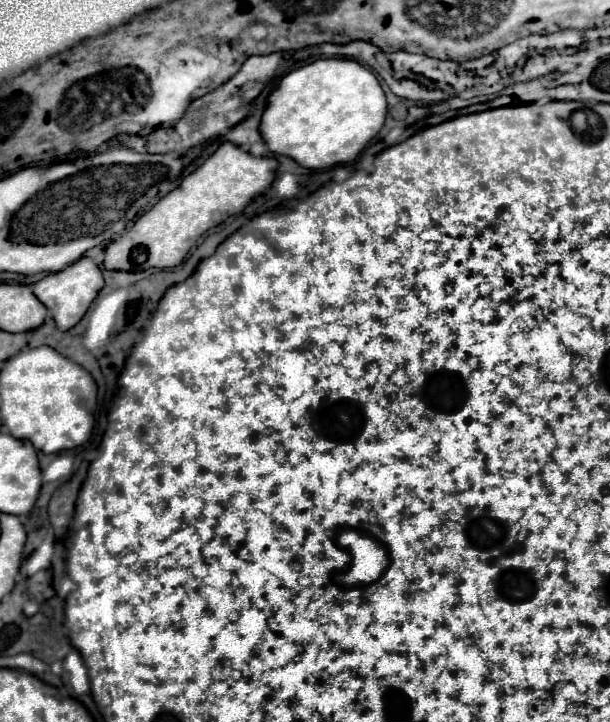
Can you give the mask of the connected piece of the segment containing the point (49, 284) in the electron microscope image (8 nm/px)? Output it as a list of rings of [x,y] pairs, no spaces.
[[[81,257],[79,261],[71,263],[63,271],[51,273],[51,275],[43,277],[39,283],[33,283],[31,291],[47,307],[57,329],[67,331],[79,323],[79,319],[85,315],[85,311],[89,309],[91,301],[97,297],[101,287],[103,287],[103,275],[101,275],[99,267],[89,257]]]

